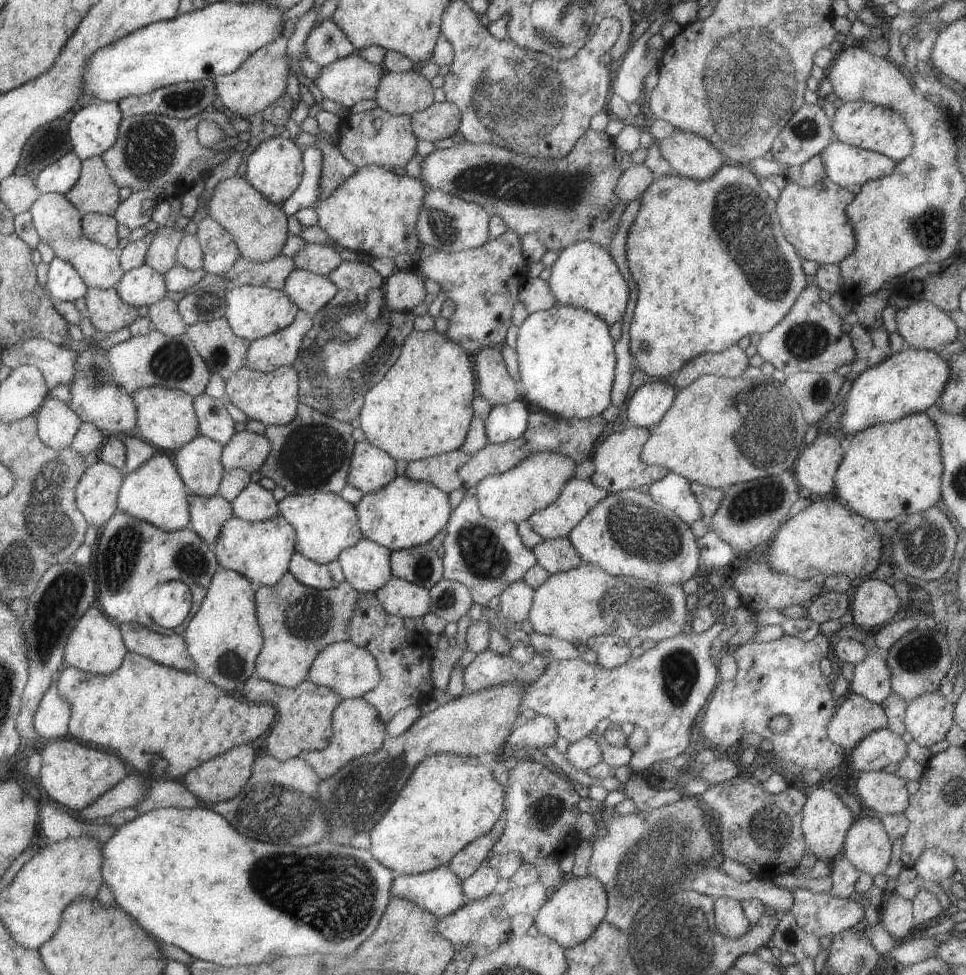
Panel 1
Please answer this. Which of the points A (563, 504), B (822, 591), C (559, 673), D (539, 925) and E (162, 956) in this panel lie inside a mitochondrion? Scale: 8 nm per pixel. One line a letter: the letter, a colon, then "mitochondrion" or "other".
A: other
B: other
C: other
D: other
E: other

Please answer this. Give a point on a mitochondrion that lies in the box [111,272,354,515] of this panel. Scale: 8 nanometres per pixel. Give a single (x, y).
(311, 455)

